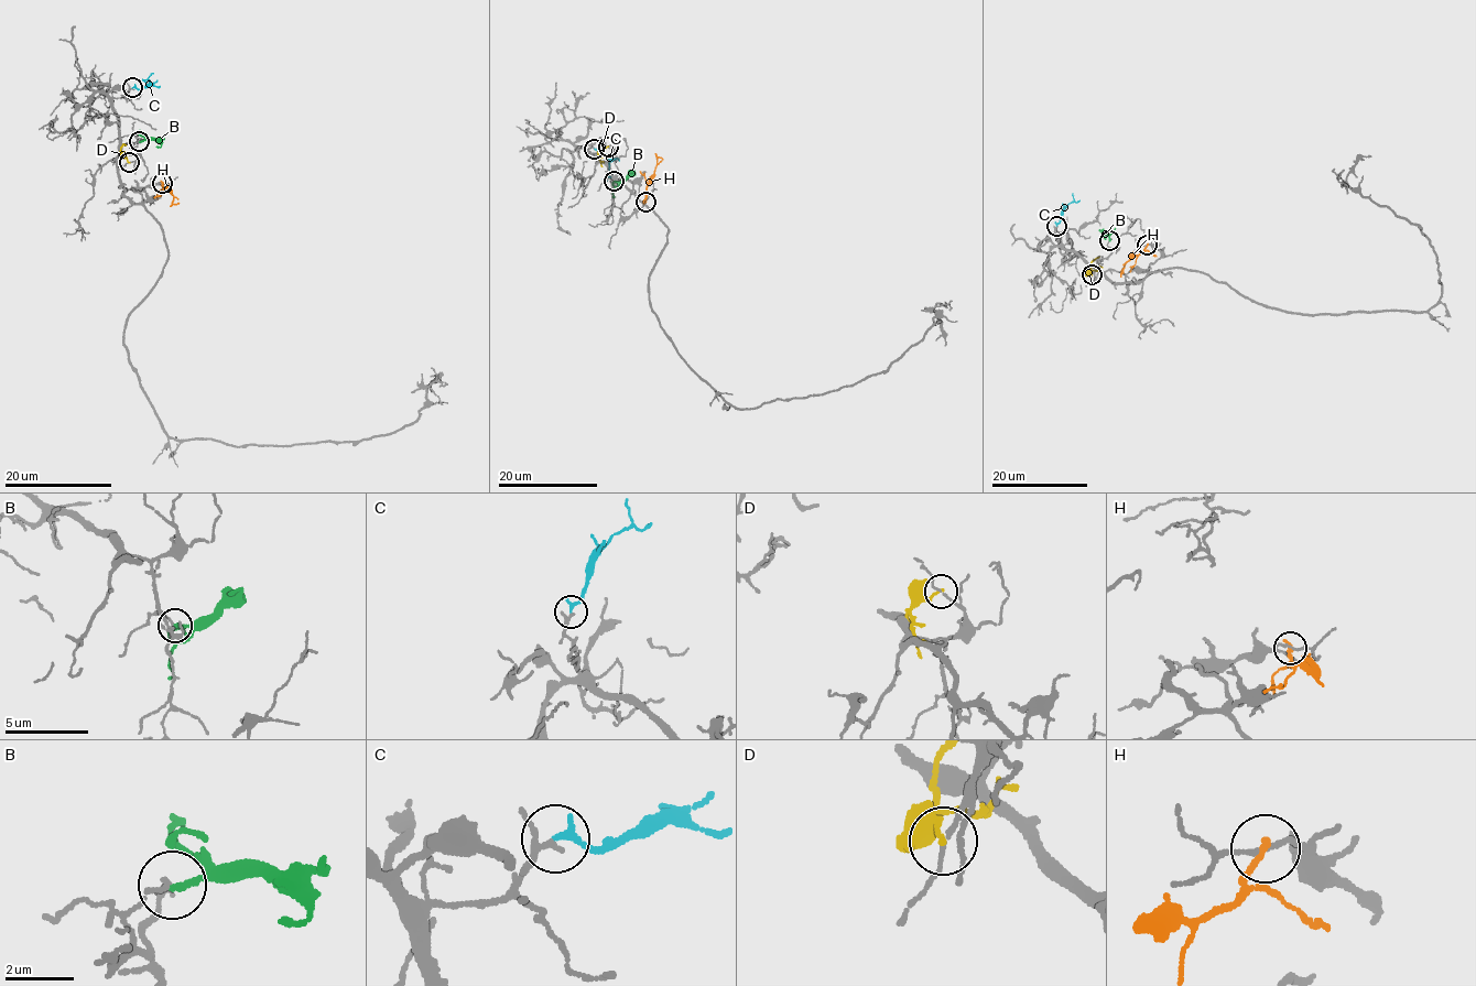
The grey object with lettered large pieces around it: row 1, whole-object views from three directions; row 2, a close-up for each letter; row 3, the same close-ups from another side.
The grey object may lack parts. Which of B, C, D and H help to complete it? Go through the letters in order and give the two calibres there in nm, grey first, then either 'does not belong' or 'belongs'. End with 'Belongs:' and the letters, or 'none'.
B: 150 nm thick on the grey side, 190 nm on the other; does not belong
C: 150 nm thick on the grey side, 200 nm on the other; belongs
D: 110 nm thick on the grey side, 140 nm on the other; does not belong
H: 120 nm thick on the grey side, 240 nm on the other; does not belong
Belongs: C

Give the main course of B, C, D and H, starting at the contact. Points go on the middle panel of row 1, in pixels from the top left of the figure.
B: (614, 181), (625, 180), (632, 171)
C: (594, 149), (601, 151), (609, 160), (609, 171), (604, 179), (607, 181)
D: (608, 147), (597, 155), (603, 166)
H: (646, 201), (647, 184), (655, 166), (654, 153)

